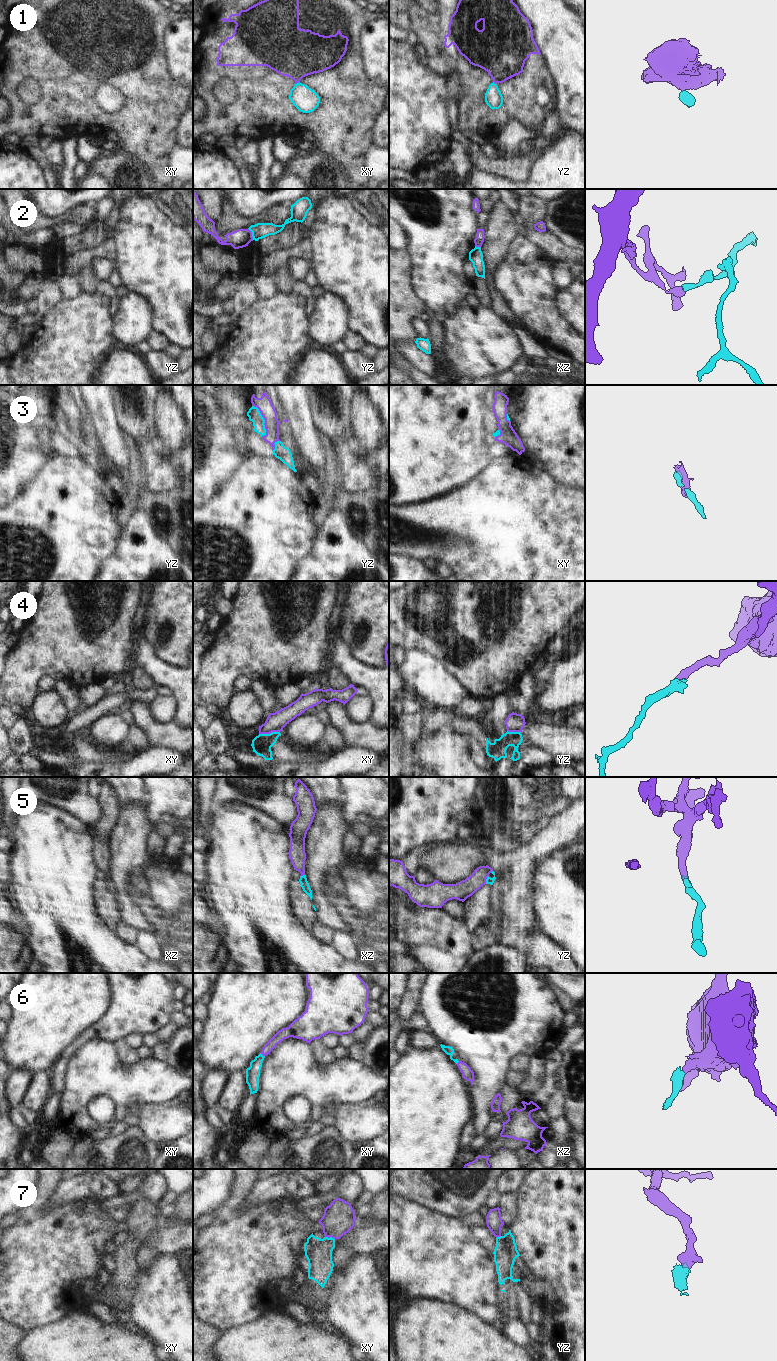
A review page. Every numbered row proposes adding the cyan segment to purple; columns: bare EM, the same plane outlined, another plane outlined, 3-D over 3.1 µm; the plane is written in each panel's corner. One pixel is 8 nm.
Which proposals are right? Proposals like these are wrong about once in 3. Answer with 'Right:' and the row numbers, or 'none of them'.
Right: 4, 5, 6, 7

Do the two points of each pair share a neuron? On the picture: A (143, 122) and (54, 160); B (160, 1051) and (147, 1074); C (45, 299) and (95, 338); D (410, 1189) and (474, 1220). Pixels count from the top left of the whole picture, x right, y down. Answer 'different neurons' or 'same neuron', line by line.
A: different neurons
B: different neurons
C: different neurons
D: different neurons

